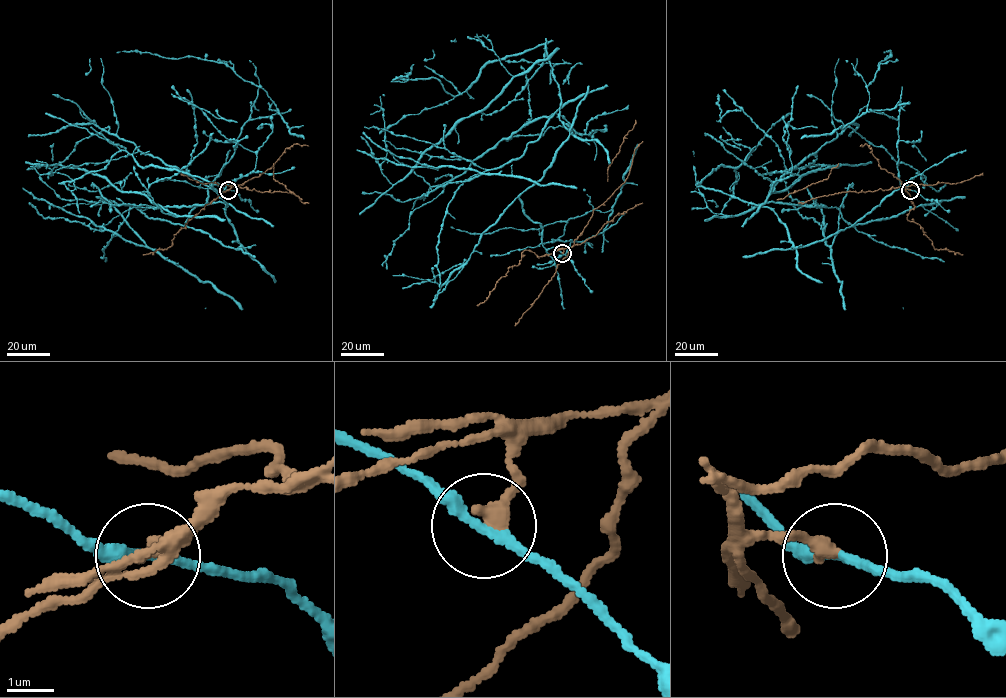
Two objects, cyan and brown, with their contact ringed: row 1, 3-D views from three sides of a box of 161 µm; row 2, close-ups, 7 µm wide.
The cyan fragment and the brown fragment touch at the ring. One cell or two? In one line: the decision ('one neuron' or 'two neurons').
two neurons

